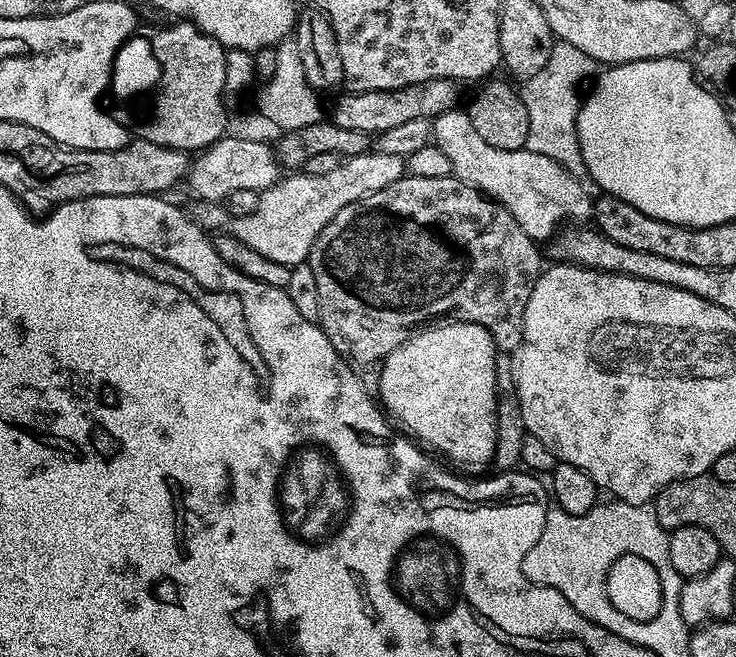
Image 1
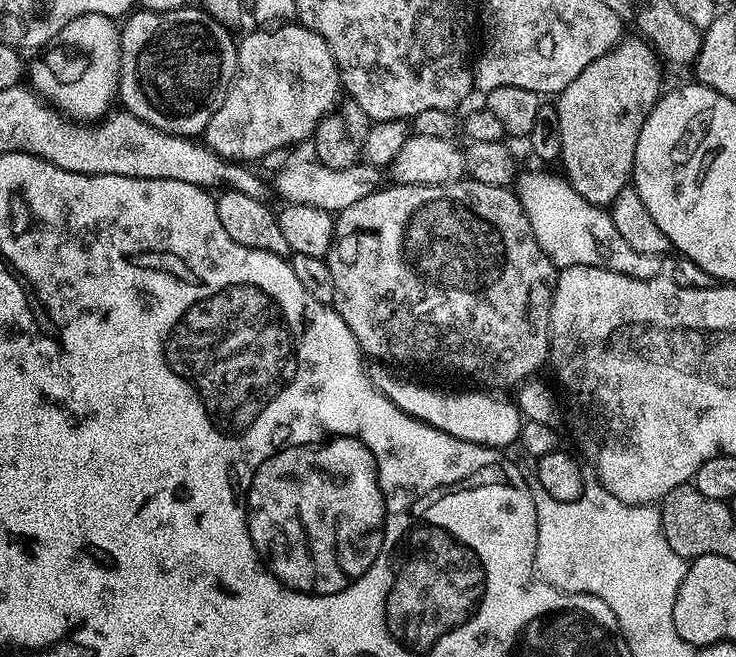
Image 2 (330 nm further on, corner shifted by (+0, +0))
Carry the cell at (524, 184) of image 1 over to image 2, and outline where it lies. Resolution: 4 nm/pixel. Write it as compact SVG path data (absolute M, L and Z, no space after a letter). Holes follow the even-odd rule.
M521 171L515 181L514 191L520 197L520 204L534 230L534 238L538 238L538 246L542 246L557 269L598 266L639 280L659 280L663 277L683 288L709 287L710 277L694 262L672 254L655 256L630 250L622 234L614 230L611 215L603 207L586 202L586 198L582 198L582 194L578 194L578 190L574 190L561 175Z

